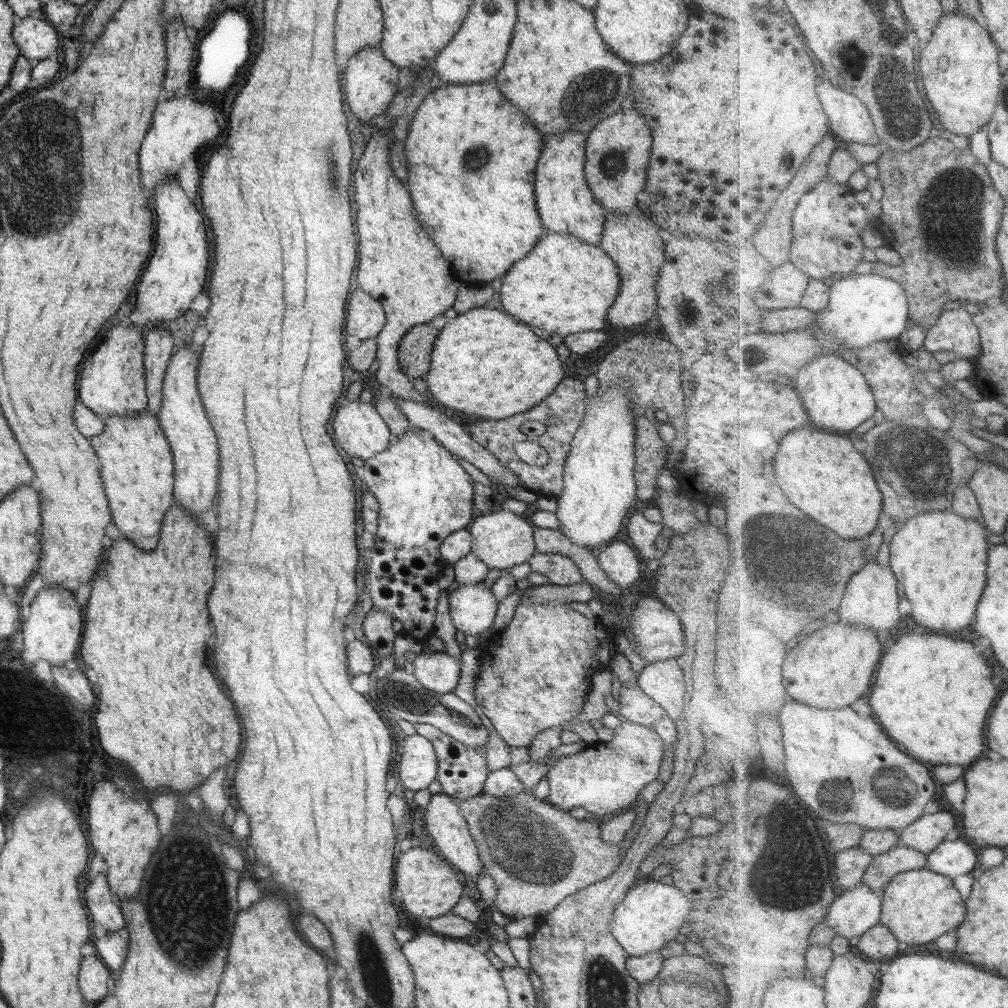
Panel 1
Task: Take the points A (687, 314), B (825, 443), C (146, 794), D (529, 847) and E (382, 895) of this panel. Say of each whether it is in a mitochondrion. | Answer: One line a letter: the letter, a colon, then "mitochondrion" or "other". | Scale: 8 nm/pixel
A: mitochondrion
B: other
C: other
D: mitochondrion
E: other

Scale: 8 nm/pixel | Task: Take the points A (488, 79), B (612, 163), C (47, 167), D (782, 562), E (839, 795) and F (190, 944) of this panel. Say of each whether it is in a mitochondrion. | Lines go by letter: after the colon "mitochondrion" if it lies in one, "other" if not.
A: other
B: mitochondrion
C: mitochondrion
D: mitochondrion
E: mitochondrion
F: mitochondrion

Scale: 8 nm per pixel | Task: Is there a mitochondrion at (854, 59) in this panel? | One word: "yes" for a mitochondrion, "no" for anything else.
yes

